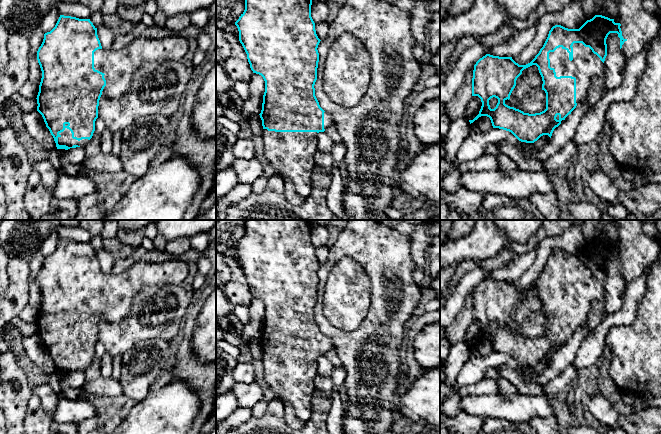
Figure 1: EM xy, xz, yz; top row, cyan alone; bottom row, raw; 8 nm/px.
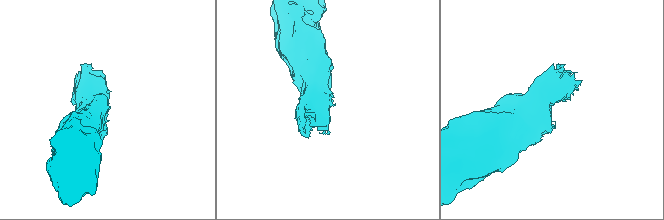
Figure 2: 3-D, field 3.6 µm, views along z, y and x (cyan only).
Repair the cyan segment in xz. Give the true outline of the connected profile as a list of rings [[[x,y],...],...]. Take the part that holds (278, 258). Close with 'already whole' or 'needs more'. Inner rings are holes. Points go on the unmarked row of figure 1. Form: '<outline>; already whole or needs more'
[[[246,220],[245,234],[235,246],[239,255],[239,265],[247,278],[251,294],[253,297],[261,299],[265,305],[262,334],[259,339],[263,350],[262,362],[264,366],[264,380],[266,387],[273,391],[277,398],[290,403],[294,408],[297,417],[304,423],[311,417],[312,414],[312,397],[316,390],[315,378],[317,376],[317,359],[319,356],[324,356],[325,353],[334,346],[332,340],[320,331],[315,320],[314,309],[317,304],[317,292],[319,286],[319,277],[317,272],[321,264],[316,258],[315,247],[311,241],[311,229],[312,220]]]; needs more

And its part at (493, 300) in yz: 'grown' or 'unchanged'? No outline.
grown

